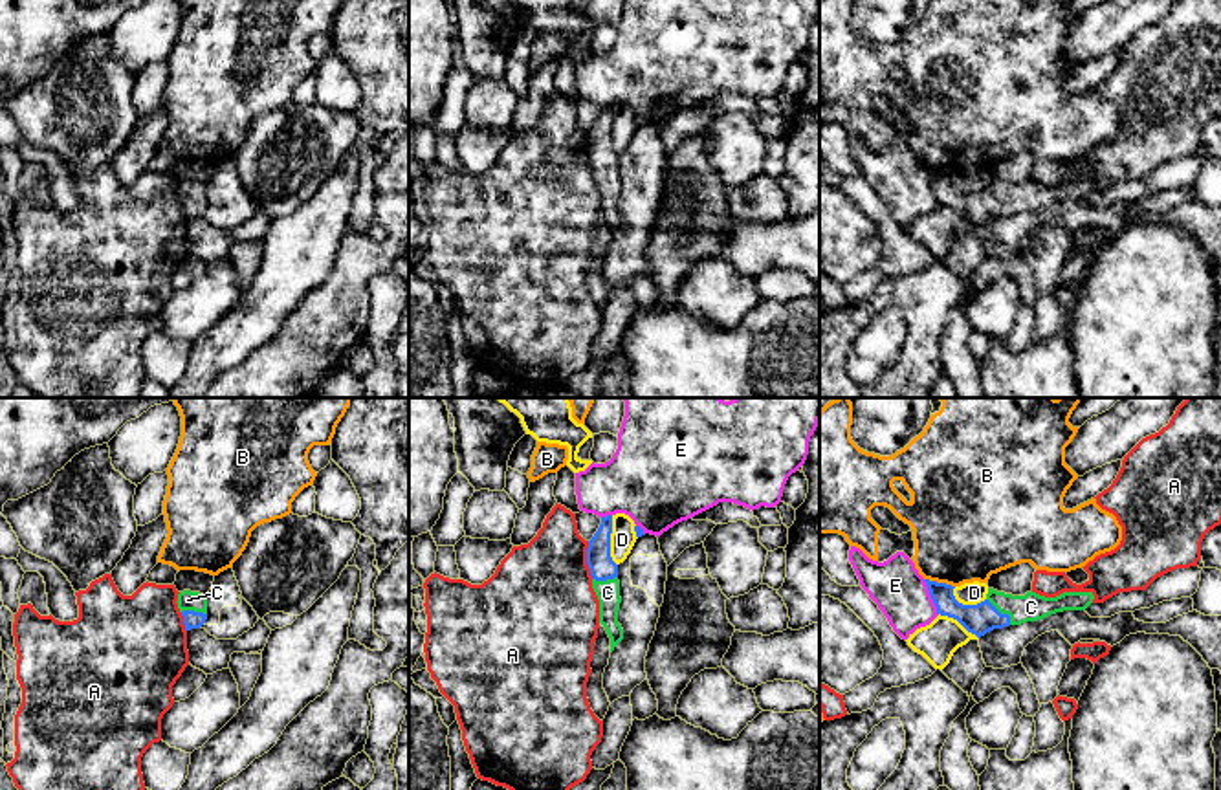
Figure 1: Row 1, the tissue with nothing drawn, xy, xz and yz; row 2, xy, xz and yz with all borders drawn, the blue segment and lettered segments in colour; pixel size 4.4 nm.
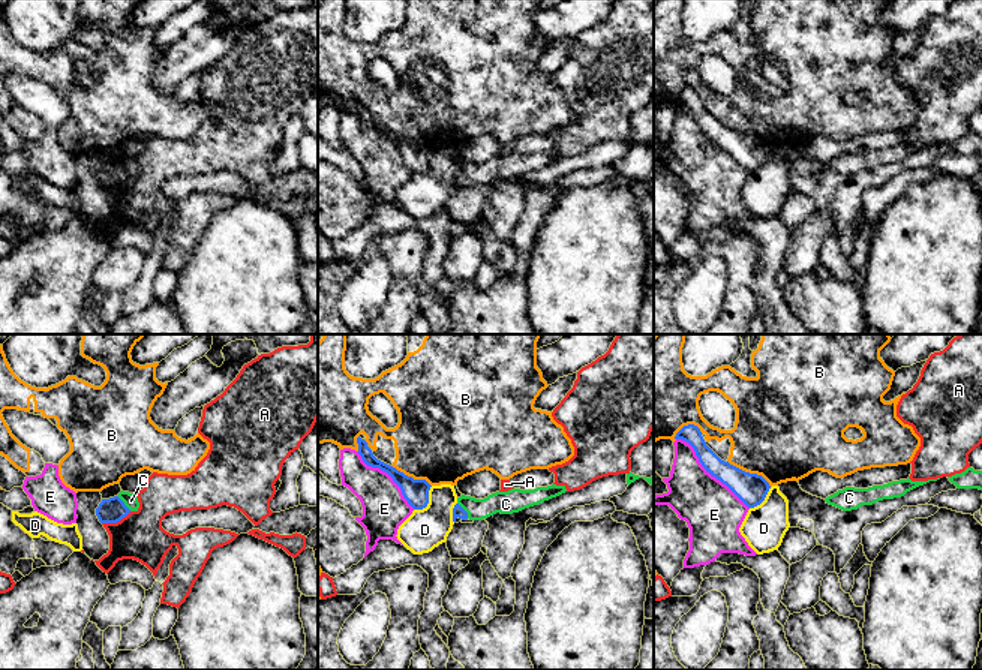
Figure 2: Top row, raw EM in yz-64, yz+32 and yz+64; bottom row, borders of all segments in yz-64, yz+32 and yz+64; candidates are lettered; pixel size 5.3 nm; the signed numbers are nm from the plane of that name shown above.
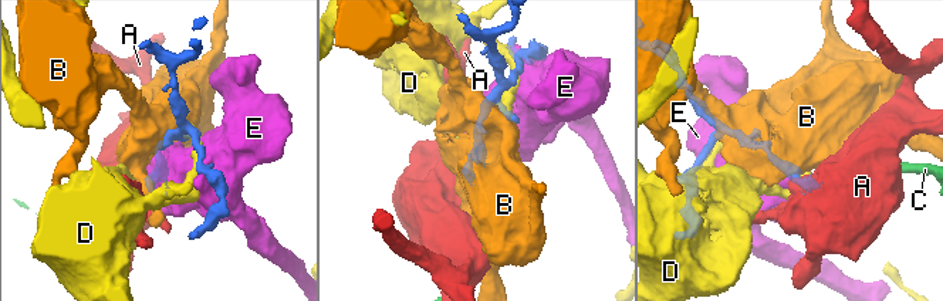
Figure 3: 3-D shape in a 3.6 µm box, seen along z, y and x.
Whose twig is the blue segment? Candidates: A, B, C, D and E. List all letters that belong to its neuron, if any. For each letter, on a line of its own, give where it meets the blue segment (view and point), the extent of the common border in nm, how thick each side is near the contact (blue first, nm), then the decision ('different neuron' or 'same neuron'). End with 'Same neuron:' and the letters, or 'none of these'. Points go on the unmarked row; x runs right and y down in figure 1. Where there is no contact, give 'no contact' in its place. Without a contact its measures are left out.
A: xz (587, 149) | 170 nm | 110/440 nm | different neuron
B: yz (939, 173) | 140 nm | 140/440 nm | different neuron
C: yz (1000, 202) | 160 nm | 140/130 nm | same neuron
D: xz (609, 131) | 220 nm | 110/110 nm | different neuron
E: yz (932, 187) | 170 nm | 140/240 nm | different neuron
Same neuron: C

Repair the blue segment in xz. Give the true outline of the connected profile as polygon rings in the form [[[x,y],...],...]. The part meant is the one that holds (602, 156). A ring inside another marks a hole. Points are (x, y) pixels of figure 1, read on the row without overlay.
[[[612,104],[601,106],[601,114],[588,130],[587,154],[592,165],[592,178],[600,189],[600,213],[610,227],[610,242],[623,229],[623,218],[618,213],[620,170],[618,154],[610,147]]]

